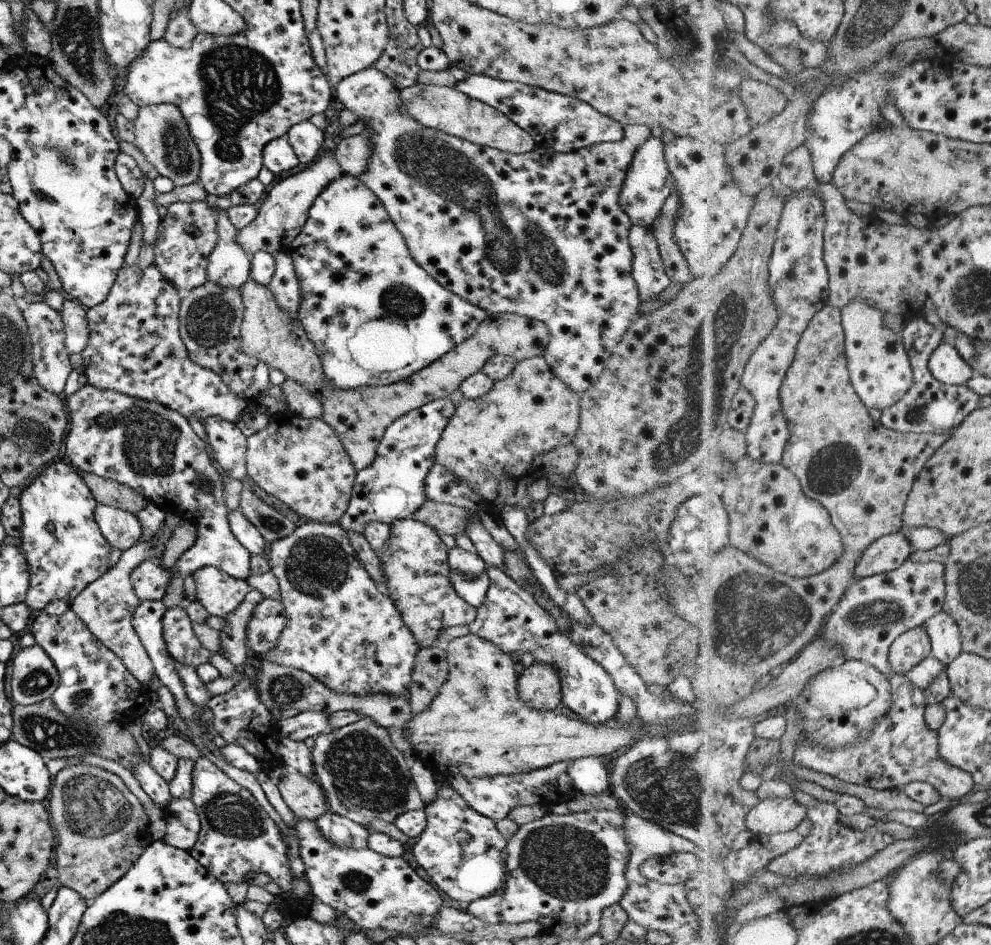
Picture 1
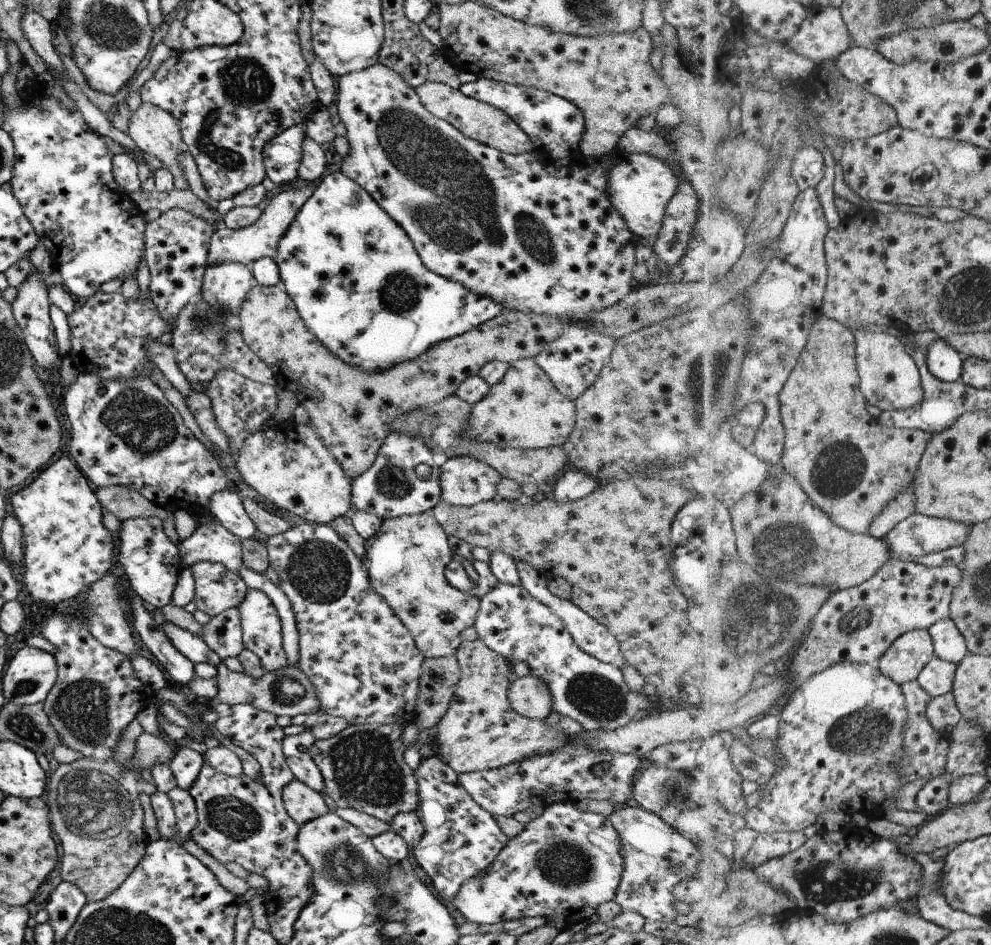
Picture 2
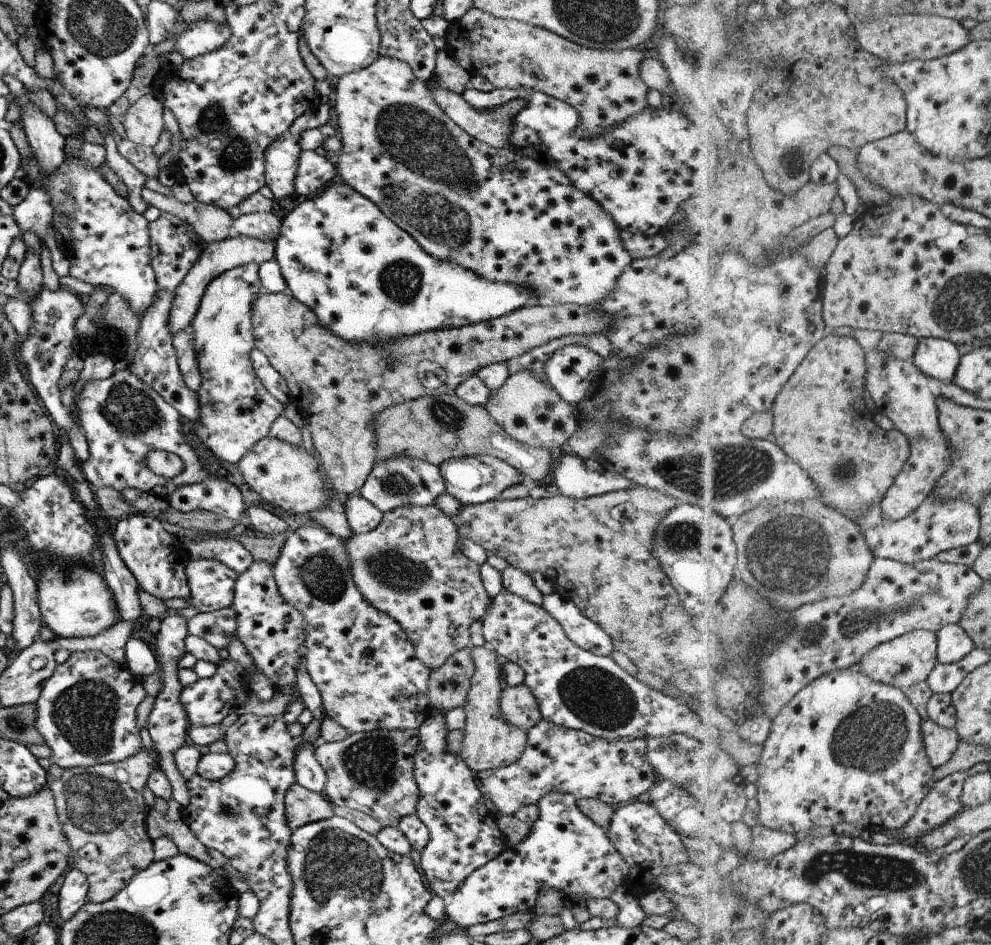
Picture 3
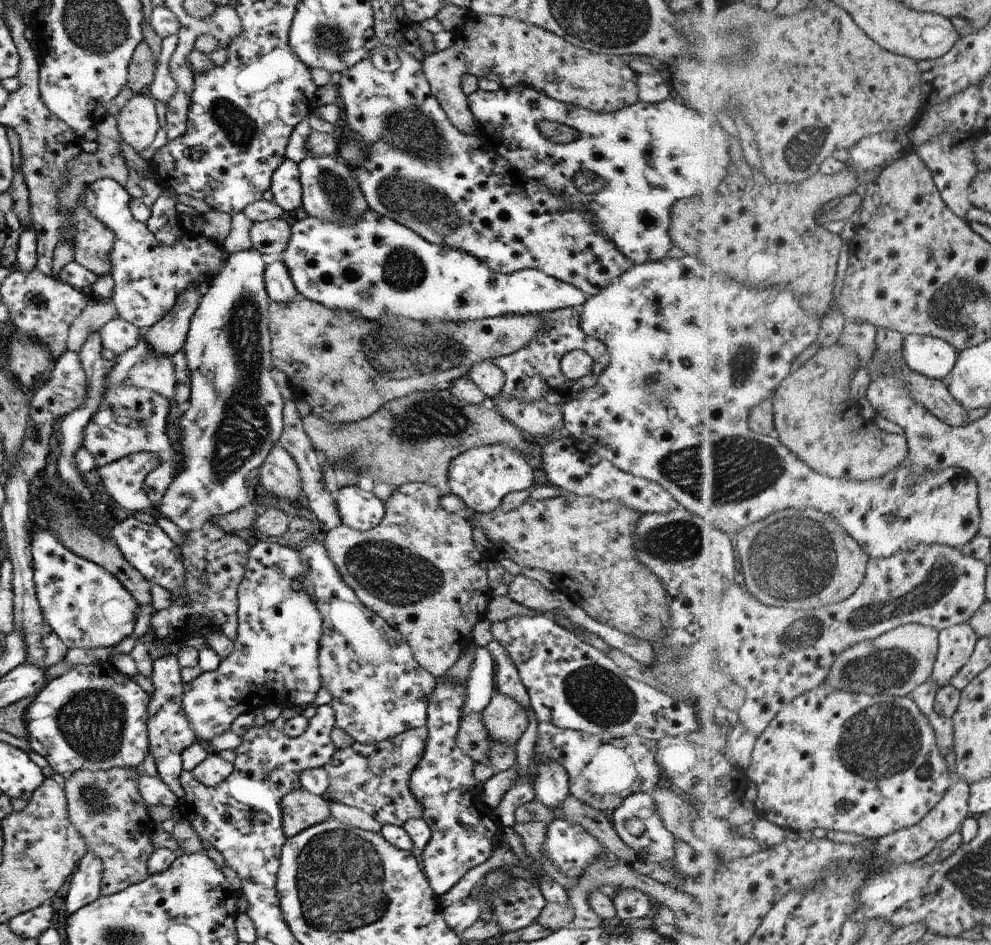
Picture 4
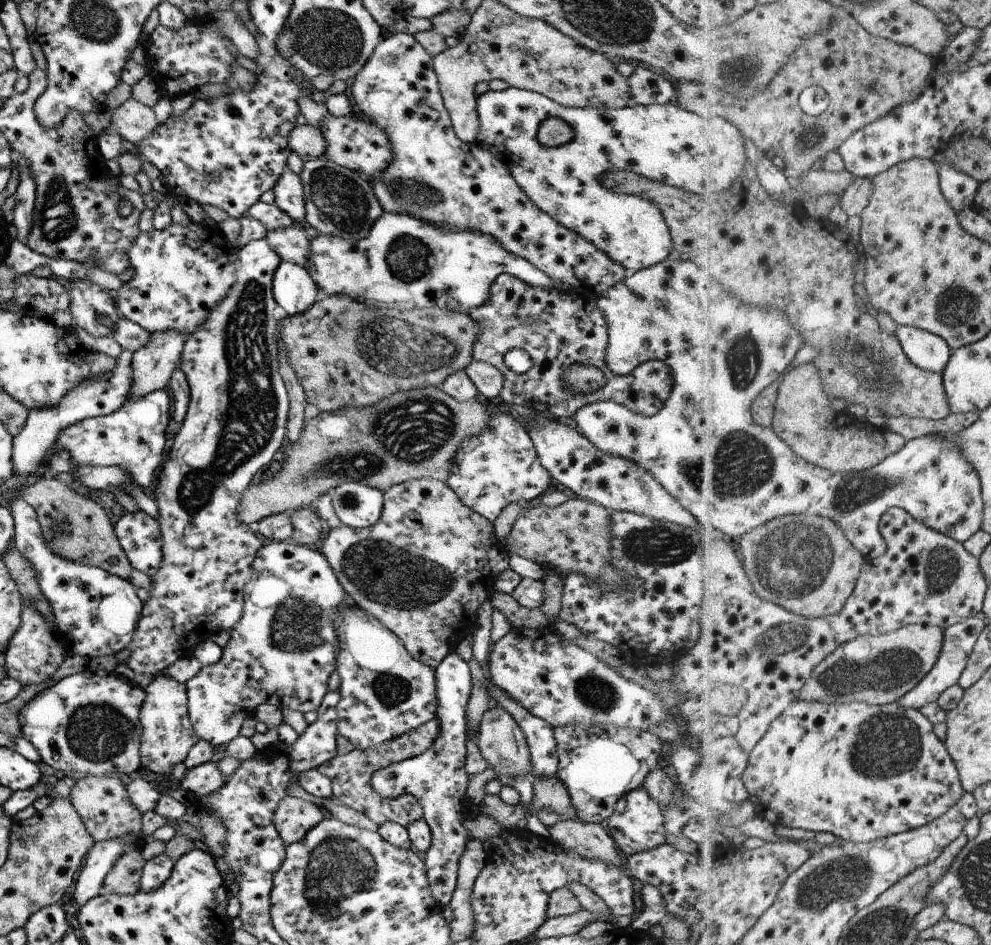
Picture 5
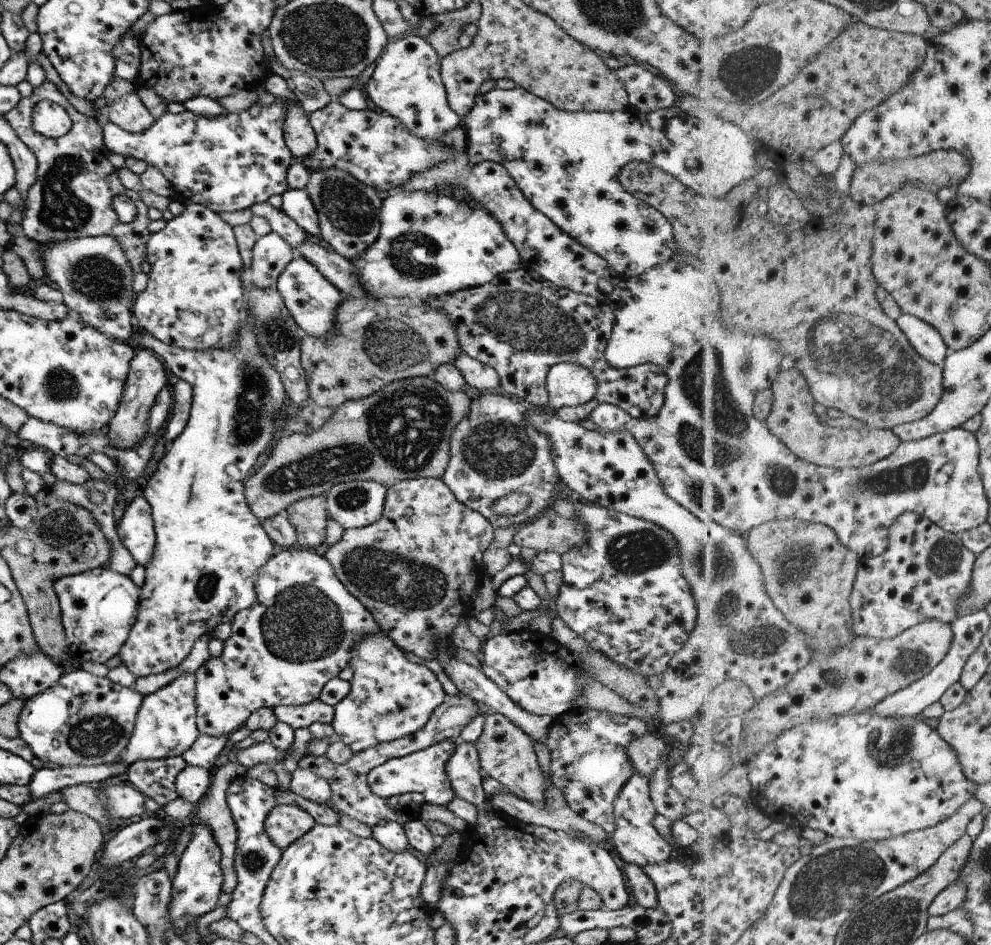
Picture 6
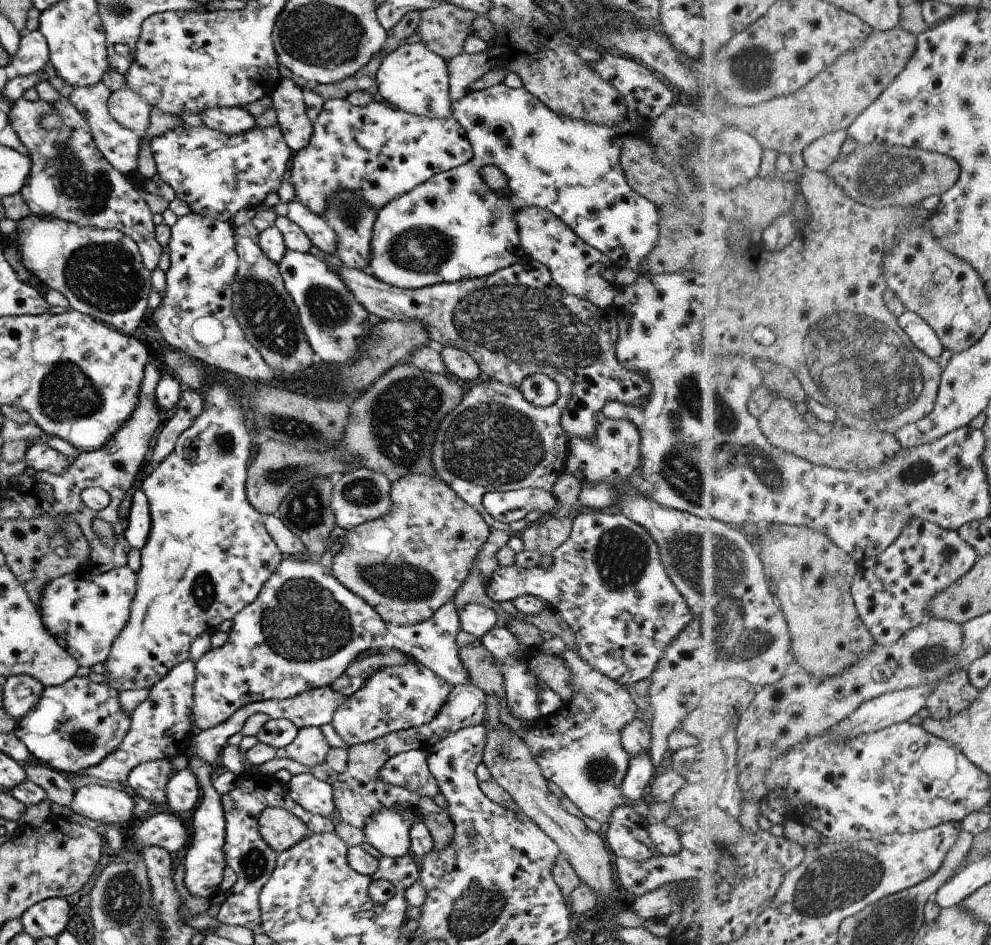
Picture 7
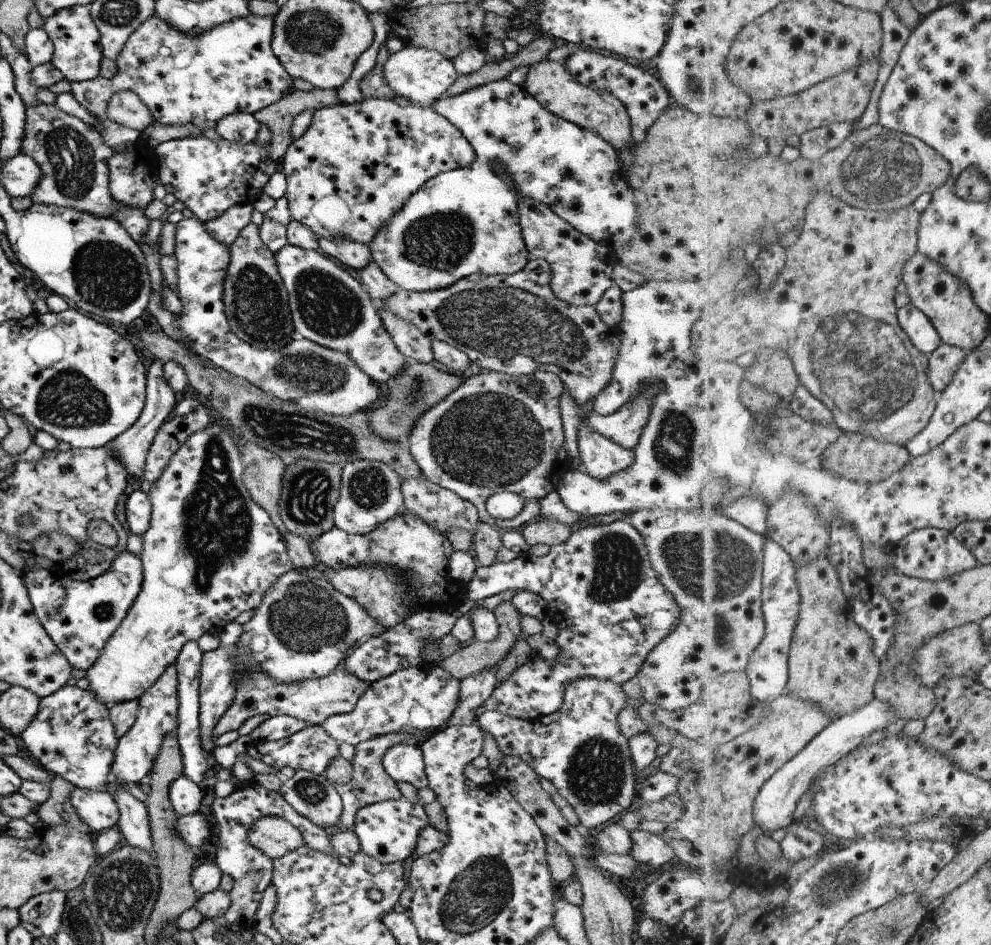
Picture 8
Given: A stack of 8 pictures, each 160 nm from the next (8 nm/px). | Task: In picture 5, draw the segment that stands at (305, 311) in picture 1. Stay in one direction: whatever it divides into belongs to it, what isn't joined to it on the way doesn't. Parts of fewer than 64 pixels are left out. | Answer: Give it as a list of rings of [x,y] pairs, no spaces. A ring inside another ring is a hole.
[[[381,213],[381,216],[371,225],[367,236],[354,243],[319,234],[309,242],[310,255],[303,268],[325,296],[345,295],[357,302],[363,302],[368,307],[378,309],[385,307],[406,311],[415,308],[439,307],[468,314],[470,308],[486,303],[490,284],[499,275],[511,275],[529,286],[545,287],[547,290],[571,289],[555,283],[524,258],[504,251],[504,248],[489,235],[467,229],[448,231],[416,216],[401,213]]]

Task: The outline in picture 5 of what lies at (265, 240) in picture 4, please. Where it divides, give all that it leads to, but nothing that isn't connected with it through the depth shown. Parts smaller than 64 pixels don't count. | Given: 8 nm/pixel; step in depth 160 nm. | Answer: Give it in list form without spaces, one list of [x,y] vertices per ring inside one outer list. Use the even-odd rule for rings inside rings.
[[[297,226],[267,231],[264,238],[269,246],[279,255],[282,261],[306,266],[310,252],[309,241],[305,239],[305,232]]]

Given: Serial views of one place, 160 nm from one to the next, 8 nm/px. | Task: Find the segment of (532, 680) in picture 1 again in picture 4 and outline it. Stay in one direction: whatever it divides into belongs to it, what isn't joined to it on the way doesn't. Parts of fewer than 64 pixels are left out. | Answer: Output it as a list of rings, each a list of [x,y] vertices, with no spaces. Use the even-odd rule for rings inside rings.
[[[497,691],[480,714],[486,734],[494,743],[514,746],[527,728],[528,713],[524,708]]]

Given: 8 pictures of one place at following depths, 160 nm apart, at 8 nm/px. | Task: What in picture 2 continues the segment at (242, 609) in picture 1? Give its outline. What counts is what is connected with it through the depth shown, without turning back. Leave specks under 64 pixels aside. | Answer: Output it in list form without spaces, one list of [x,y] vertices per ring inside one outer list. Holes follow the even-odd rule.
[[[233,607],[202,624],[201,640],[209,650],[215,652],[220,660],[228,656],[236,657],[243,650],[242,632],[237,607]]]

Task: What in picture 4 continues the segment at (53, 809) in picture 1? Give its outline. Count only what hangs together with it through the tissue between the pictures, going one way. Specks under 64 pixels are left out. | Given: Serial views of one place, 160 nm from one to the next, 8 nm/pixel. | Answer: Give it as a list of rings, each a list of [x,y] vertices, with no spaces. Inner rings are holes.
[[[115,767],[104,771],[81,769],[64,780],[68,819],[83,836],[86,850],[99,858],[103,872],[100,896],[113,895],[148,877],[146,860],[152,853],[150,834],[154,824],[139,796],[133,769]]]

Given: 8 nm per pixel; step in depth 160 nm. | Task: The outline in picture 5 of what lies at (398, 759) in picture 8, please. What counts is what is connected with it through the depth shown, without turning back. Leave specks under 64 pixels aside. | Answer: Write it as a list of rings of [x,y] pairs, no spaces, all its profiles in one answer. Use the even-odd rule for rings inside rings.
[[[455,652],[434,668],[438,720],[438,733],[431,746],[413,758],[388,764],[370,776],[370,786],[383,798],[390,799],[399,795],[411,795],[422,808],[422,819],[430,830],[430,845],[425,851],[423,864],[426,881],[433,897],[442,907],[450,901],[456,885],[458,860],[464,844],[471,839],[461,825],[463,806],[469,804],[465,796],[467,773],[463,769],[465,758],[465,705],[471,692],[471,679],[467,663]]]

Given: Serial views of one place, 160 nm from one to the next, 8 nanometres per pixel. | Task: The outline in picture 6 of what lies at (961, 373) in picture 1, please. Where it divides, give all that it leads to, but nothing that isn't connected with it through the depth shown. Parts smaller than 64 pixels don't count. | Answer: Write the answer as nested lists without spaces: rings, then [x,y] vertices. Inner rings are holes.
[[[905,313],[898,318],[897,324],[906,332],[907,338],[923,358],[943,366],[951,350],[938,329],[922,318]]]

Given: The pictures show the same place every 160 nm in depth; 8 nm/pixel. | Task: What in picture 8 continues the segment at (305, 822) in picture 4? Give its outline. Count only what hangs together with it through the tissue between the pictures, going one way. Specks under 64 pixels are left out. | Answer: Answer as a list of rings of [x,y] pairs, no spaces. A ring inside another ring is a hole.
[[[270,816],[258,818],[250,826],[247,840],[252,847],[272,860],[303,844],[302,836],[296,828],[282,818]]]

